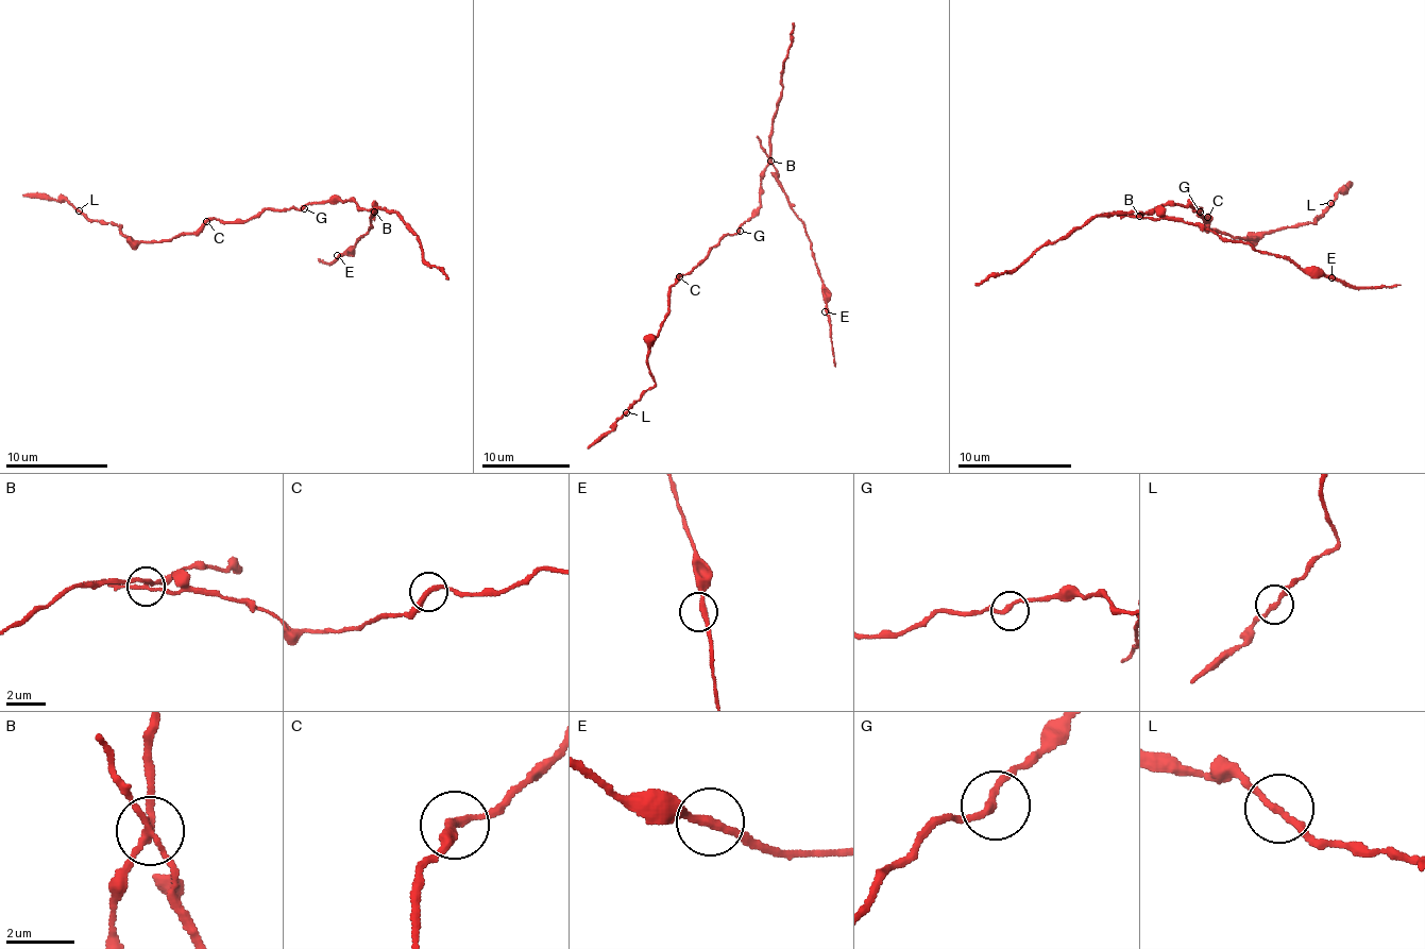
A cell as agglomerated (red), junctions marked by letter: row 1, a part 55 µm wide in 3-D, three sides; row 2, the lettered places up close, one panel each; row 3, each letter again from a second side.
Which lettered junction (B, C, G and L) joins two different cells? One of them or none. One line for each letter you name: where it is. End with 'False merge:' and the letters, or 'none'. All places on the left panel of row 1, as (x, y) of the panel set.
B: at (374, 212)
False merge: B

